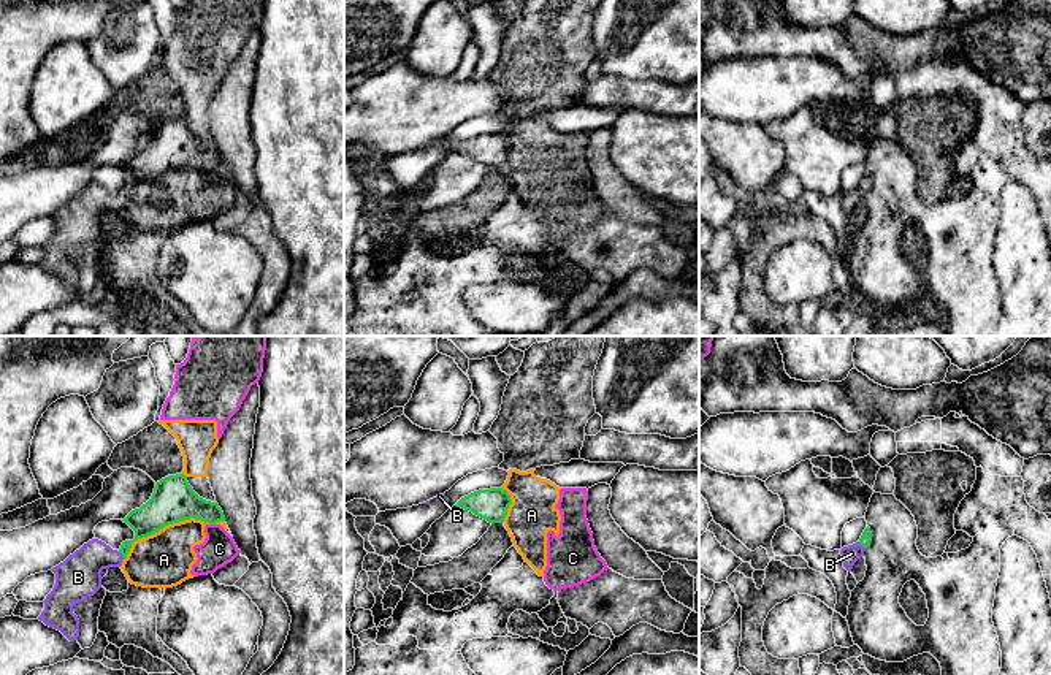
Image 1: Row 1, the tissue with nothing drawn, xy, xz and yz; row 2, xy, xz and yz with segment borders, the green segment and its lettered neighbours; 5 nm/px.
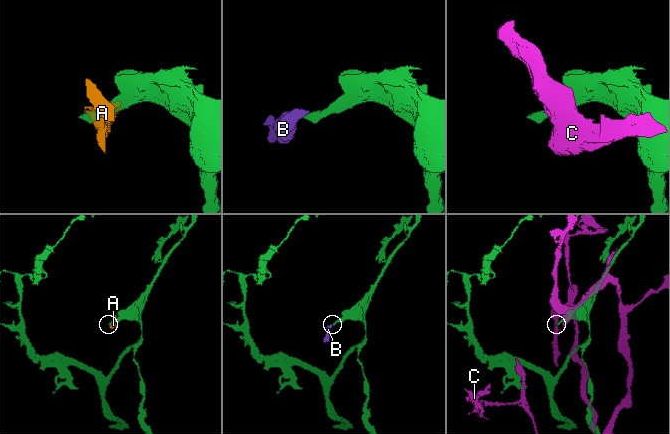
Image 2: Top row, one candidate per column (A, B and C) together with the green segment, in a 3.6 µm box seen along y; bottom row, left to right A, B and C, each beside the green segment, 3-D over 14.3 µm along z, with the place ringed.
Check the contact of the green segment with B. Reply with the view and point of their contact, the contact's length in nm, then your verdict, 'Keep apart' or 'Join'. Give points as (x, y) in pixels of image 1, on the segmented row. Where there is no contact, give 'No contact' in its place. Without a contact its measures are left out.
Touches green at xy (121, 553). Shared border 50 nm. Join

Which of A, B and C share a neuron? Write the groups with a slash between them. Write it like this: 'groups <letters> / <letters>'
groups A C / B

